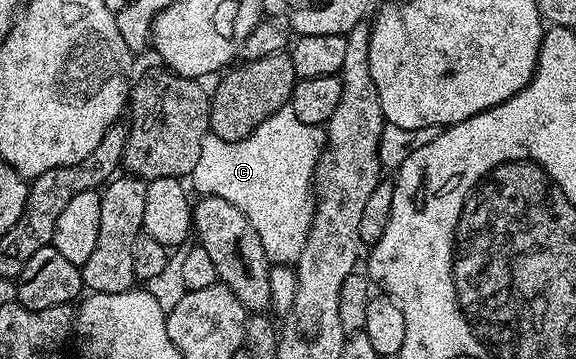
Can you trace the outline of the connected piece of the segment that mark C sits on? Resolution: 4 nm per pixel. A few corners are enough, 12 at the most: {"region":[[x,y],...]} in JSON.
{"region":[[290,107],[210,131],[190,182],[295,263],[316,214],[321,126]]}

